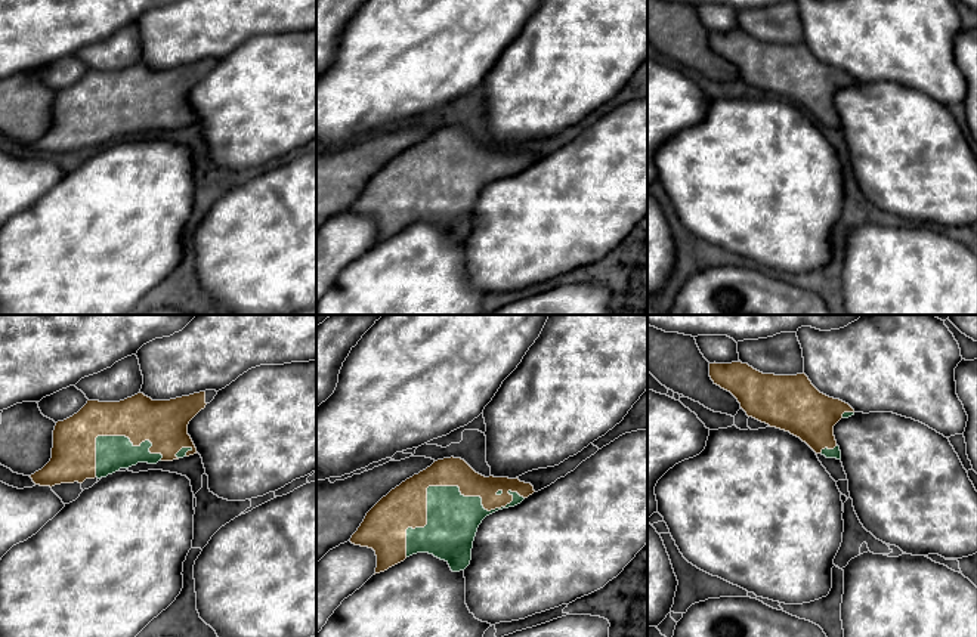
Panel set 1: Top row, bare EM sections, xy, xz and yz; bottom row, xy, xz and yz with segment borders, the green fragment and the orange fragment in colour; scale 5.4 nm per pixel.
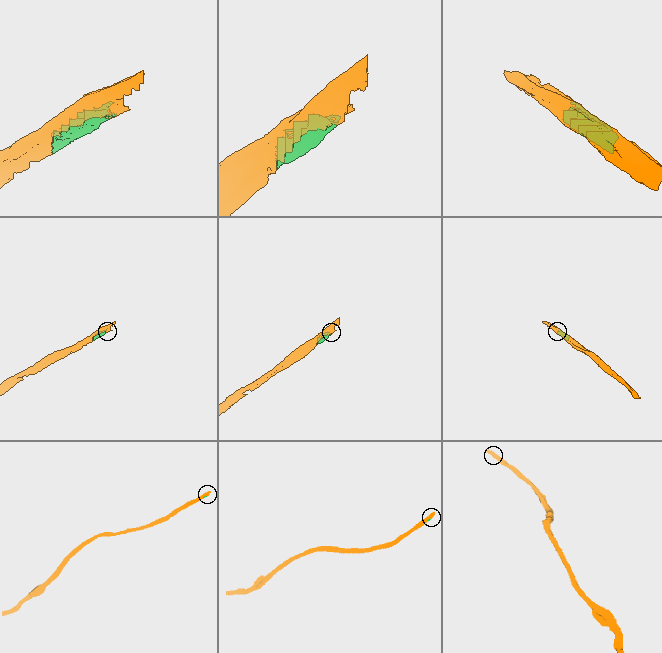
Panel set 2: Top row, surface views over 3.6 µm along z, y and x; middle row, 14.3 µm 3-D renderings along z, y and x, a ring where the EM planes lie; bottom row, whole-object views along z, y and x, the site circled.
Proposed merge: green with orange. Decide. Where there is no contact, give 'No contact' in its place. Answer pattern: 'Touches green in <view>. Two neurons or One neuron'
Touches green in xz. Two neurons

